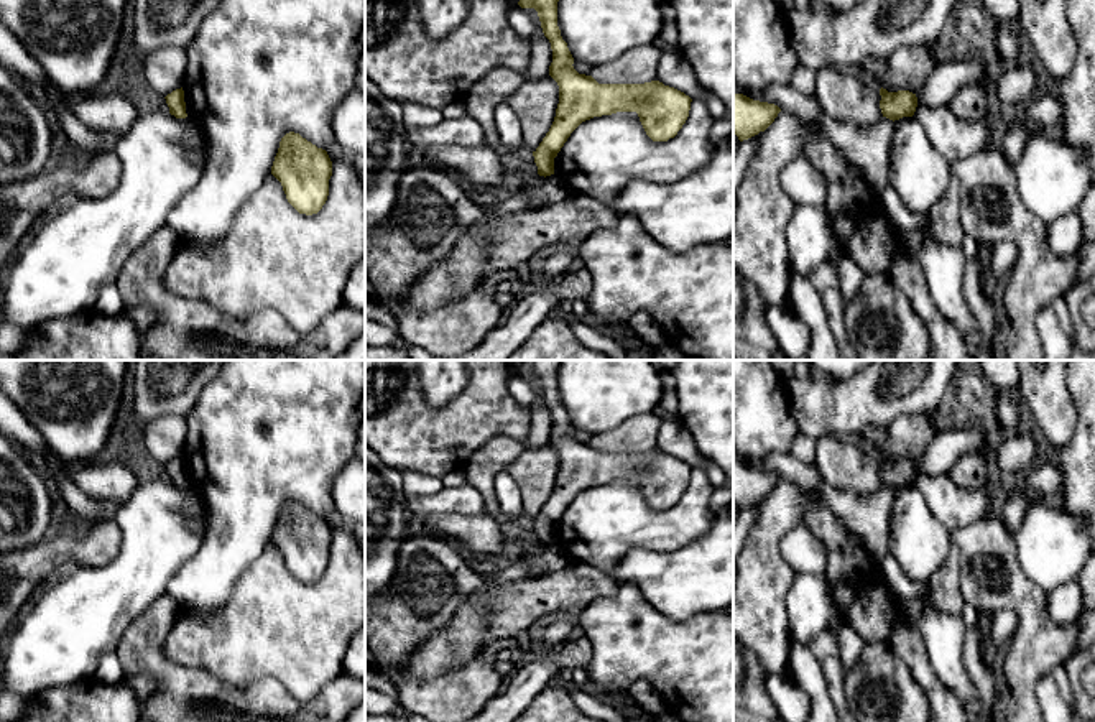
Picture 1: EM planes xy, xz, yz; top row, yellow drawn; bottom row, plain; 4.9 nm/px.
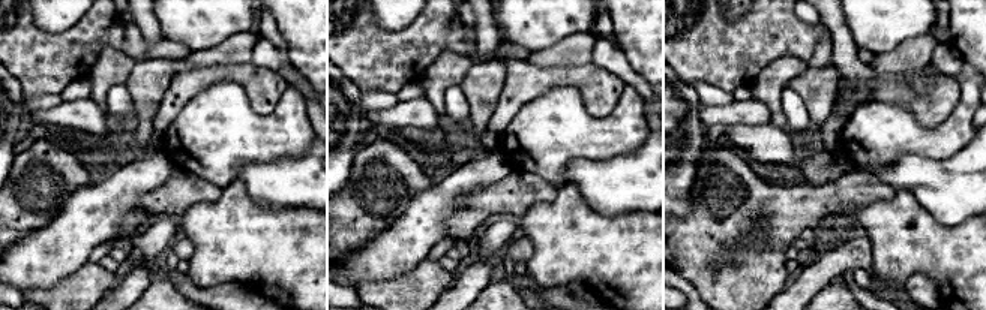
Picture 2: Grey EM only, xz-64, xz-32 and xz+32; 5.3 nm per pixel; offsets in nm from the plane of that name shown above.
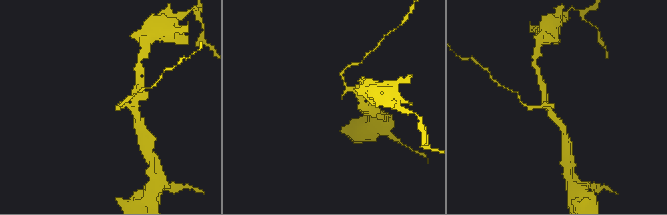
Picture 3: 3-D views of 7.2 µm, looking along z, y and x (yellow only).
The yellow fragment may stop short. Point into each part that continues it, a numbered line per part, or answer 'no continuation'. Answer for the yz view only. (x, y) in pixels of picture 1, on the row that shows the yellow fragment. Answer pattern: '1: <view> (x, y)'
no continuation

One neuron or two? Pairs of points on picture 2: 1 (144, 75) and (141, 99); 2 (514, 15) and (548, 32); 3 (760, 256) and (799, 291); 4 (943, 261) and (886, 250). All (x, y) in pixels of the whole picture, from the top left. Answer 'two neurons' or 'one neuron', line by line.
1: one neuron
2: one neuron
3: two neurons
4: one neuron

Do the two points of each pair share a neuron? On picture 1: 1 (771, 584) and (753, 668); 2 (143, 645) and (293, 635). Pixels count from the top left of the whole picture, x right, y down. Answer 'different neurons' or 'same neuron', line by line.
1: different neurons
2: different neurons

